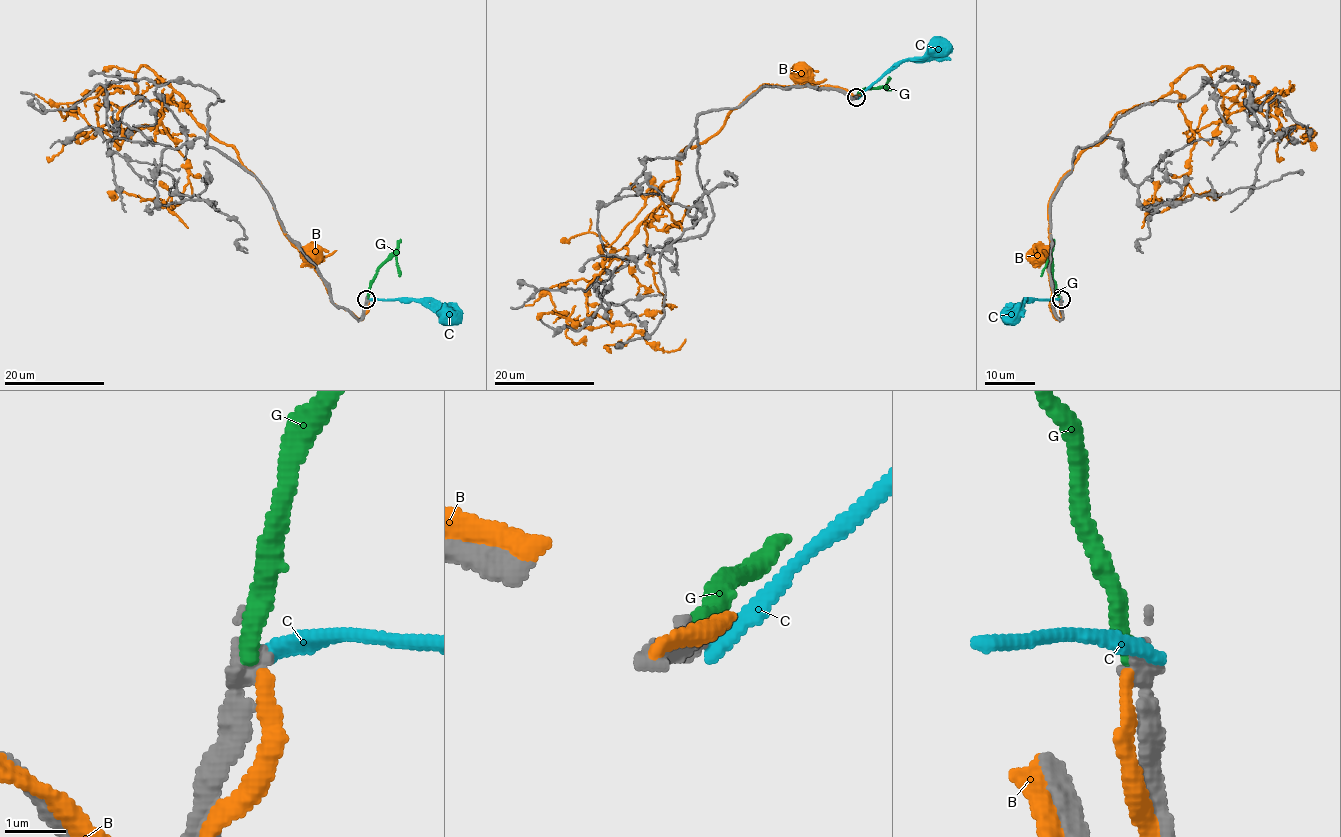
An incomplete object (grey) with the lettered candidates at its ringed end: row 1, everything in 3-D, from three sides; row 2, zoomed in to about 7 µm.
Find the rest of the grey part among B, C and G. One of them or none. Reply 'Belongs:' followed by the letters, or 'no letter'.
Belongs: no letter

